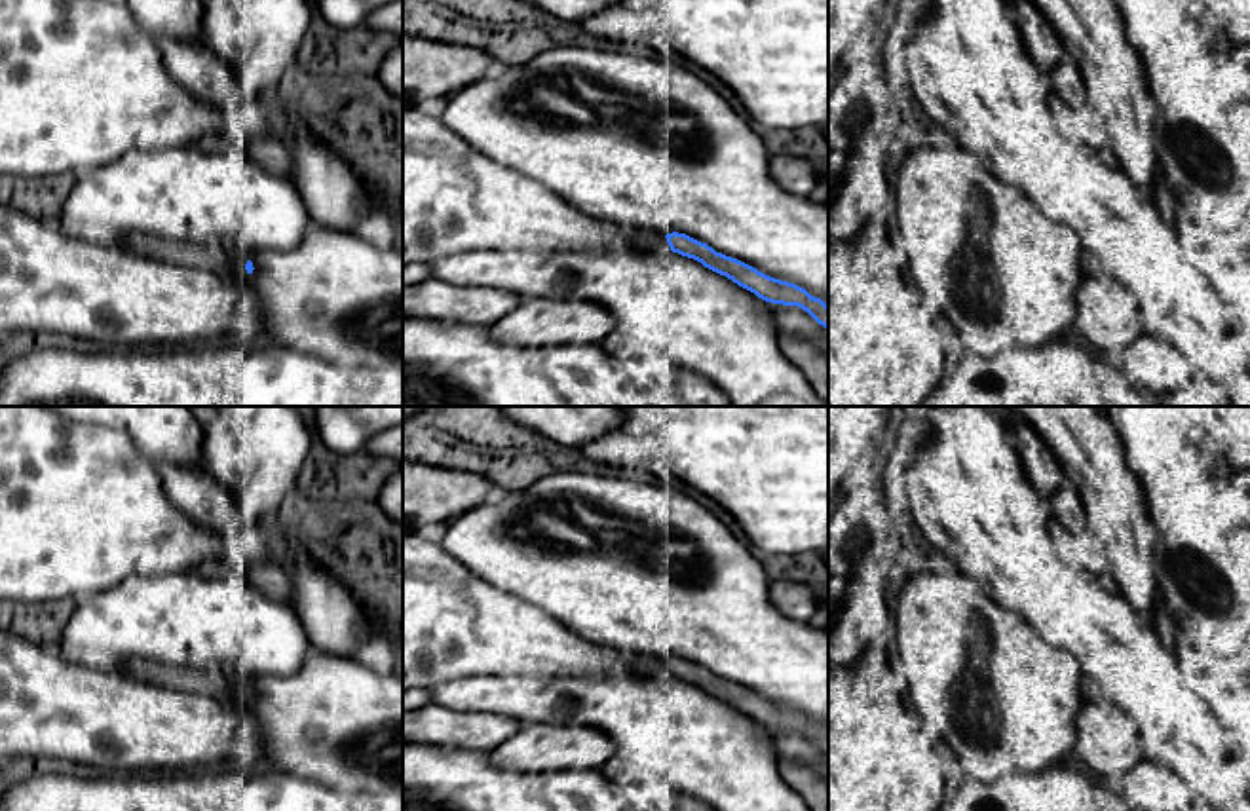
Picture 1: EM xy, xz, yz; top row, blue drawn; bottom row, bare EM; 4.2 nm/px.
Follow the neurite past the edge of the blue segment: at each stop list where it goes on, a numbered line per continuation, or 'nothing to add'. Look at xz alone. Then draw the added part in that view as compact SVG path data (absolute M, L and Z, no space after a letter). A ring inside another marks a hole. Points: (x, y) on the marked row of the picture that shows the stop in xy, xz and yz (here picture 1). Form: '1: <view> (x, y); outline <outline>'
1: xz (654, 242); outline M634 230L633 232L633 241L642 247L648 249L652 253L671 253L671 247L667 243L667 237L663 234L657 232L650 232L650 230Z

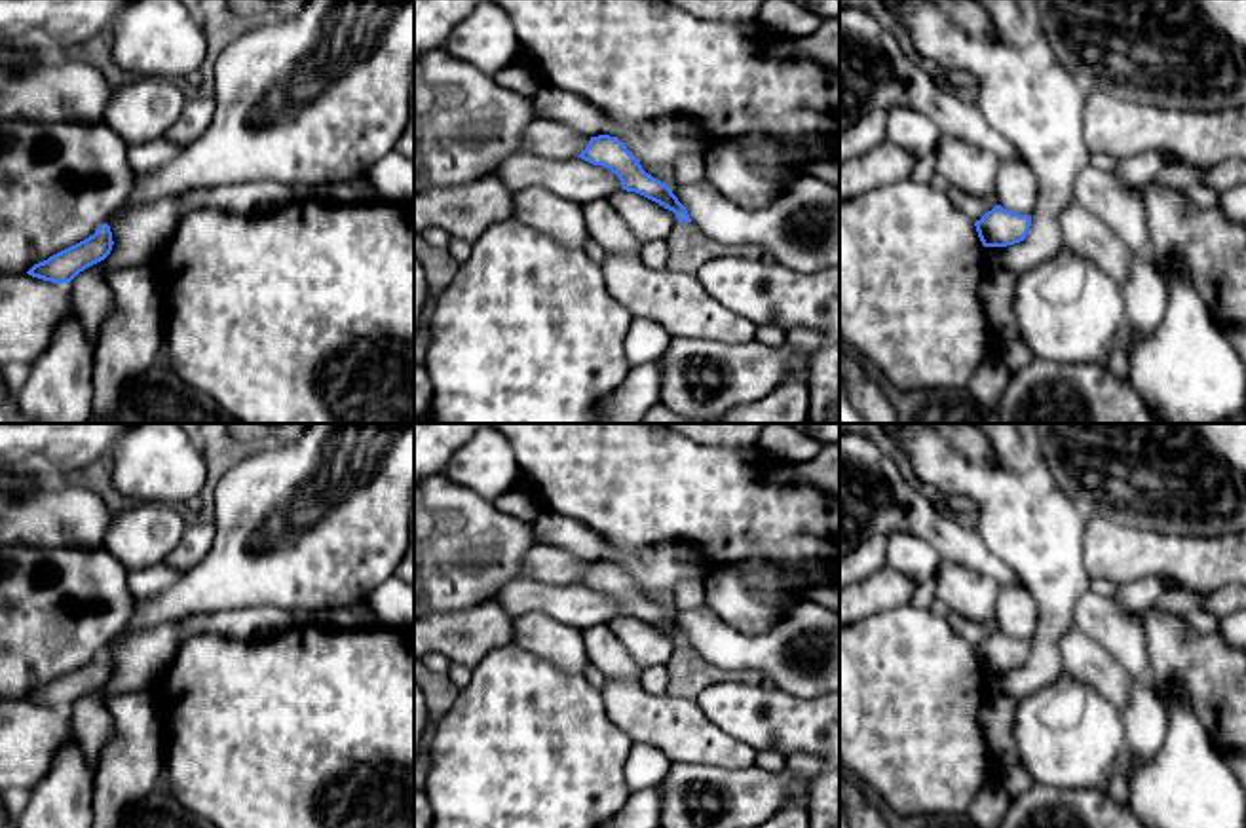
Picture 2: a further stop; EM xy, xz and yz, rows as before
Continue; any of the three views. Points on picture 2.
nothing to add

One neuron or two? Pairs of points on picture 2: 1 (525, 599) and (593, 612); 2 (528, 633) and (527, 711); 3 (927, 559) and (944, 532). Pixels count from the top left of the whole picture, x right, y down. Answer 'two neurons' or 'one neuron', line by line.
1: one neuron
2: two neurons
3: two neurons

